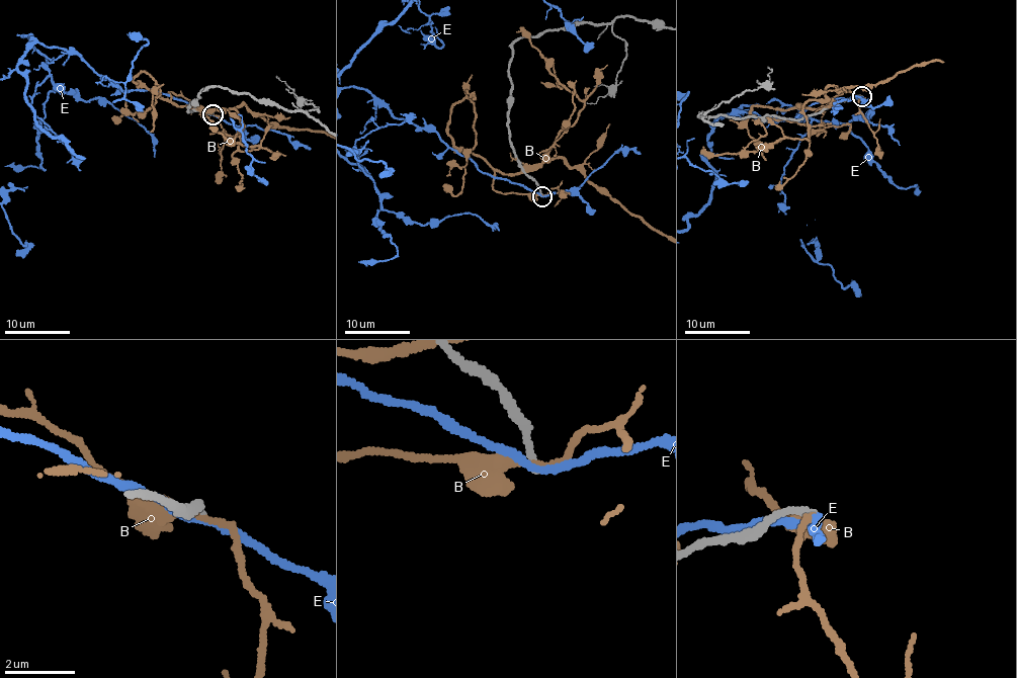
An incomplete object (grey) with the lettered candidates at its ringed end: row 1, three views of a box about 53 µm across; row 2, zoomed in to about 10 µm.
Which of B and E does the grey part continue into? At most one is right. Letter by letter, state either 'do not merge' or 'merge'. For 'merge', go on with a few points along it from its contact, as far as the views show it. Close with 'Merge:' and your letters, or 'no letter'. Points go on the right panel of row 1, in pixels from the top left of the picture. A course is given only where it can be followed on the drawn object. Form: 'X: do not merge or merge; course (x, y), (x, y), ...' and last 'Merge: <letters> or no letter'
B: do not merge
E: do not merge
Merge: no letter

